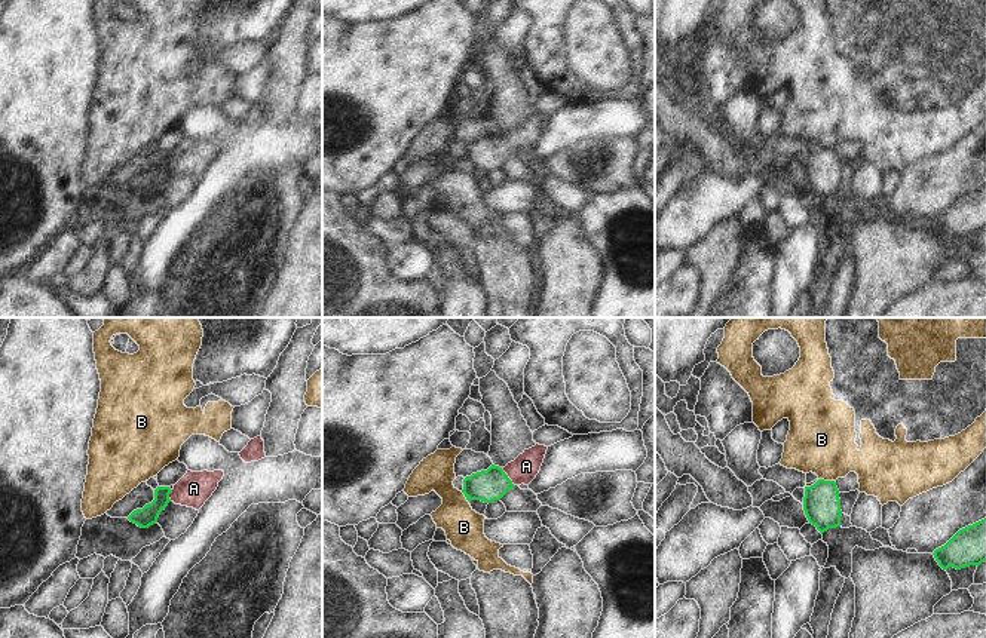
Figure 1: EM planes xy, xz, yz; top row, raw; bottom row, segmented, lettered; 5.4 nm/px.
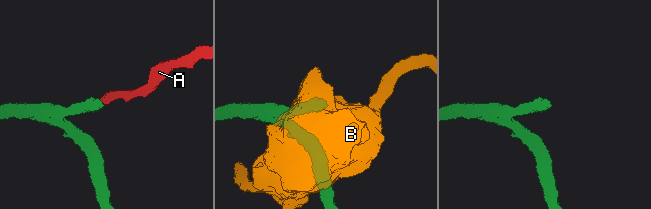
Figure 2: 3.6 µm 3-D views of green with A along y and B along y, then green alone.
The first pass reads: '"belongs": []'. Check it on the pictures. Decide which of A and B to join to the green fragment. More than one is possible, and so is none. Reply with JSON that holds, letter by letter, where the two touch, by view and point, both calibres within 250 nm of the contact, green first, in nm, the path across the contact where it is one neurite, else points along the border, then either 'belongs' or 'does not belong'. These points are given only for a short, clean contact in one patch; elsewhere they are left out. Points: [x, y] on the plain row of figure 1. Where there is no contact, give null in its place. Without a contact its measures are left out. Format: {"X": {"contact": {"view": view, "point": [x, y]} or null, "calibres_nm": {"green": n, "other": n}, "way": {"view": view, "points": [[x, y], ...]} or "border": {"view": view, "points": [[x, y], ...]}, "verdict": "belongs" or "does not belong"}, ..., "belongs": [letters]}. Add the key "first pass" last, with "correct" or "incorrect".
{"A": {"contact": {"view": "xz", "point": [507, 144]}, "calibres_nm": {"green": 180, "other": 150}, "way": {"view": "xz", "points": [[487, 153], [507, 144], [526, 134]]}, "verdict": "belongs"}, "B": {"contact": {"view": "yz", "point": [826, 149]}, "calibres_nm": {"green": 200, "other": 360}, "border": {"view": "yz", "points": [[818, 146], [833, 149]]}, "verdict": "does not belong"}, "belongs": ["A"], "first pass": "incorrect"}

